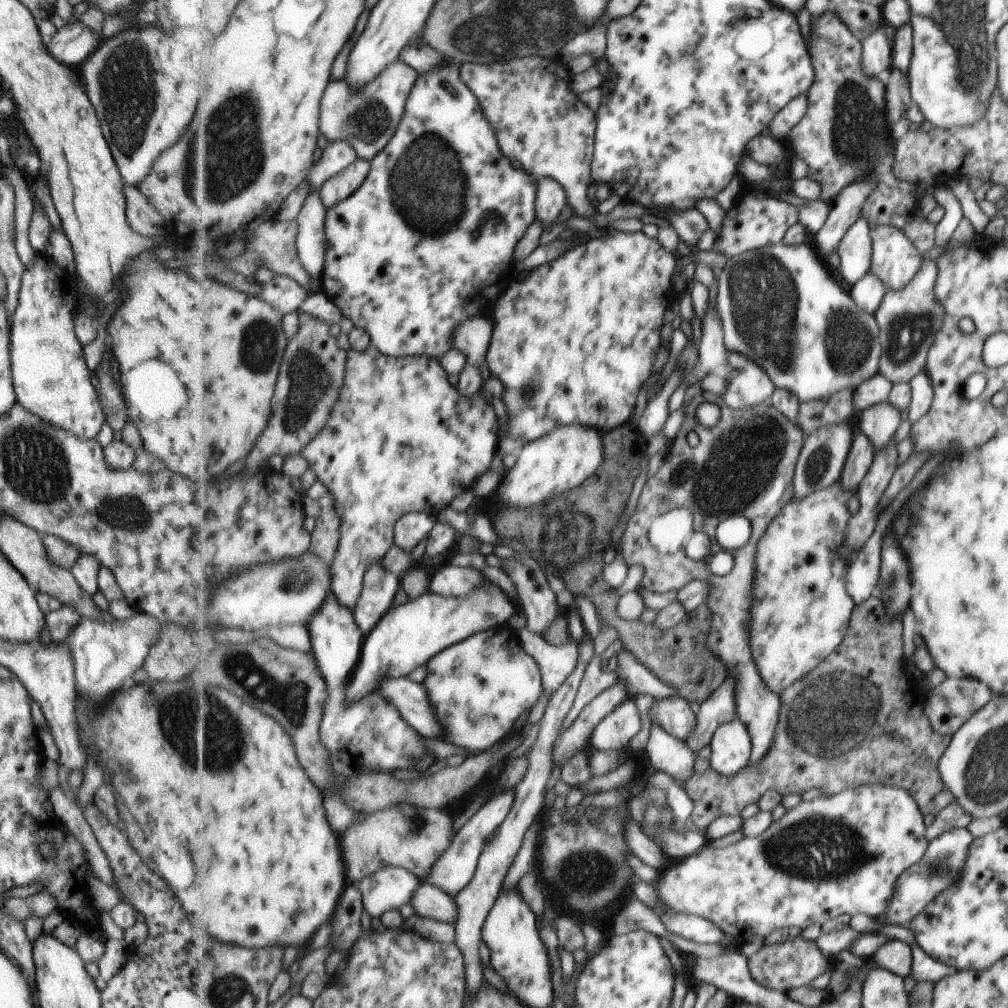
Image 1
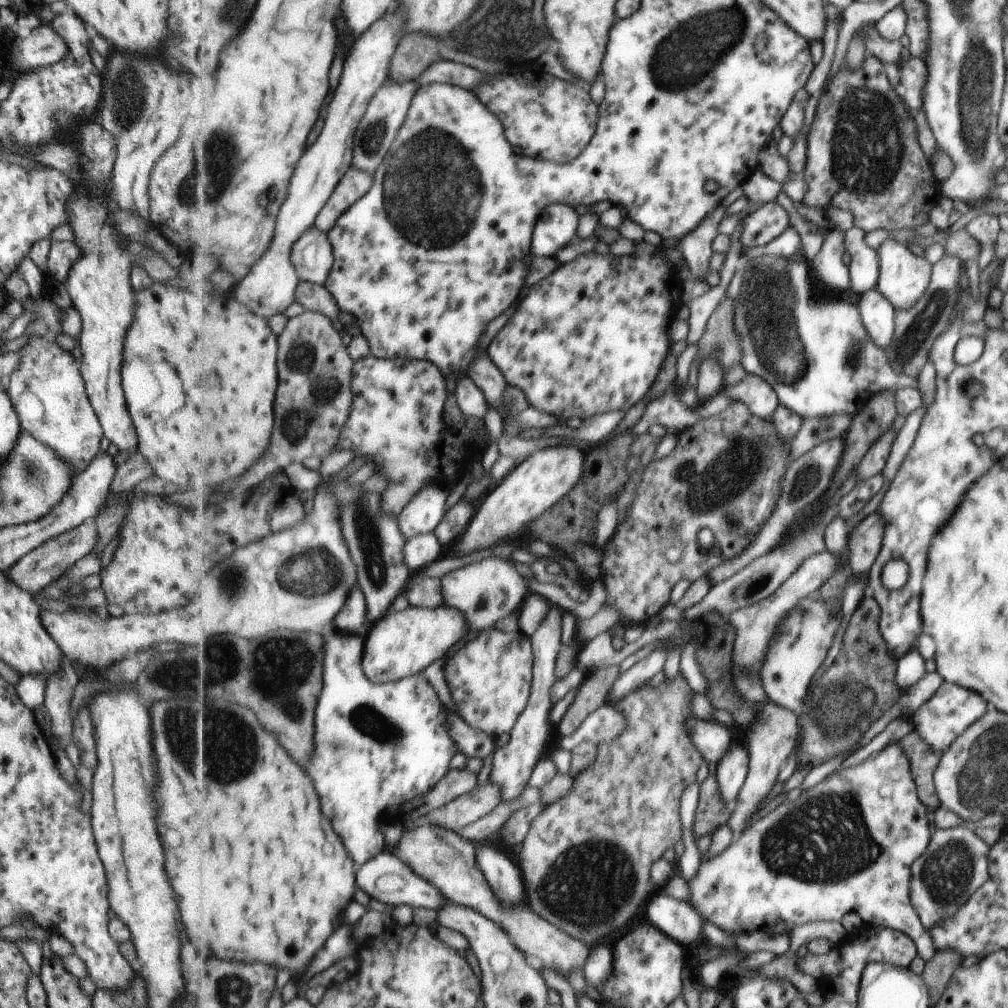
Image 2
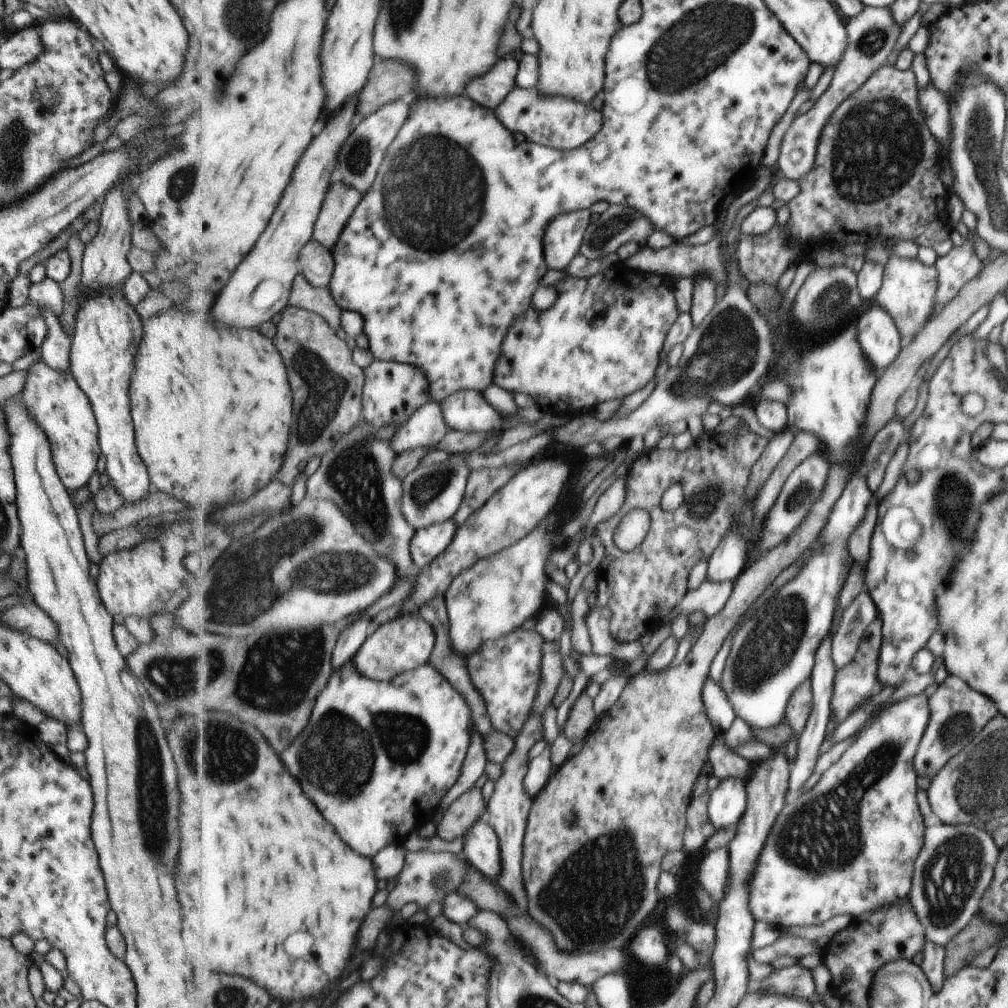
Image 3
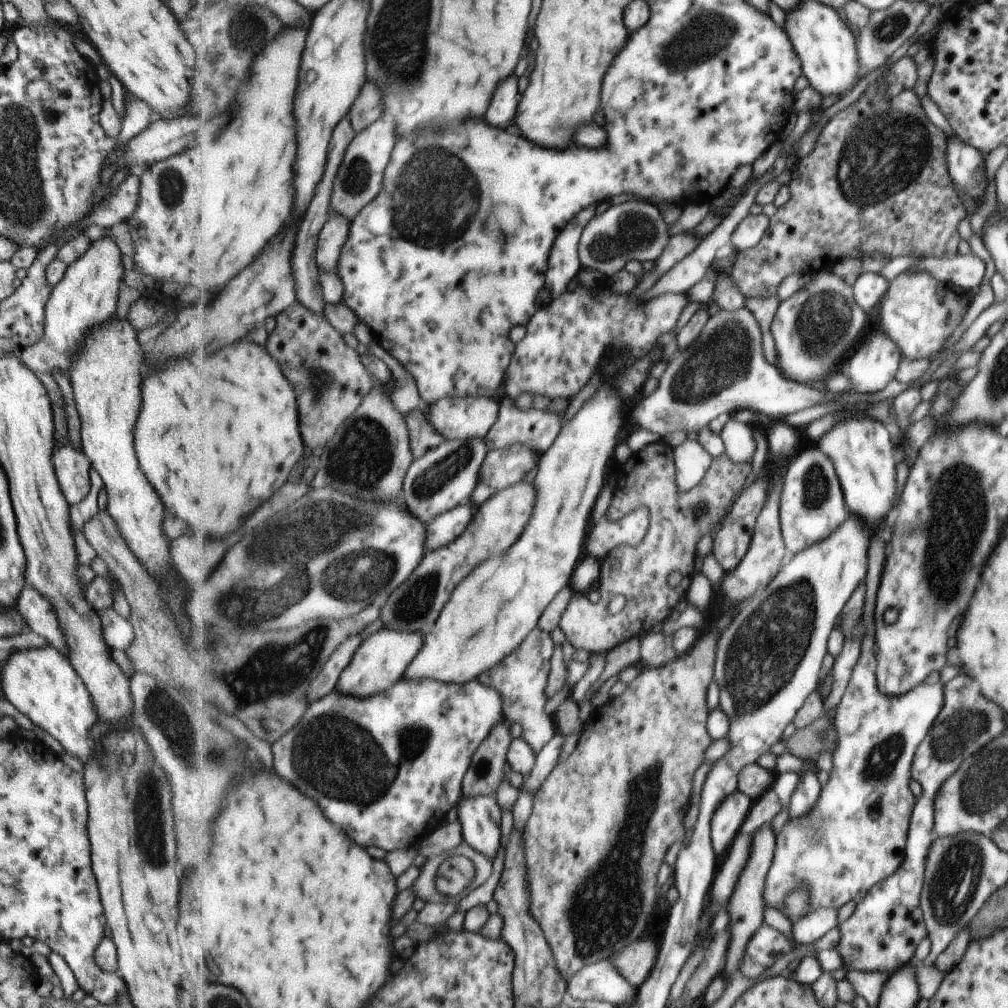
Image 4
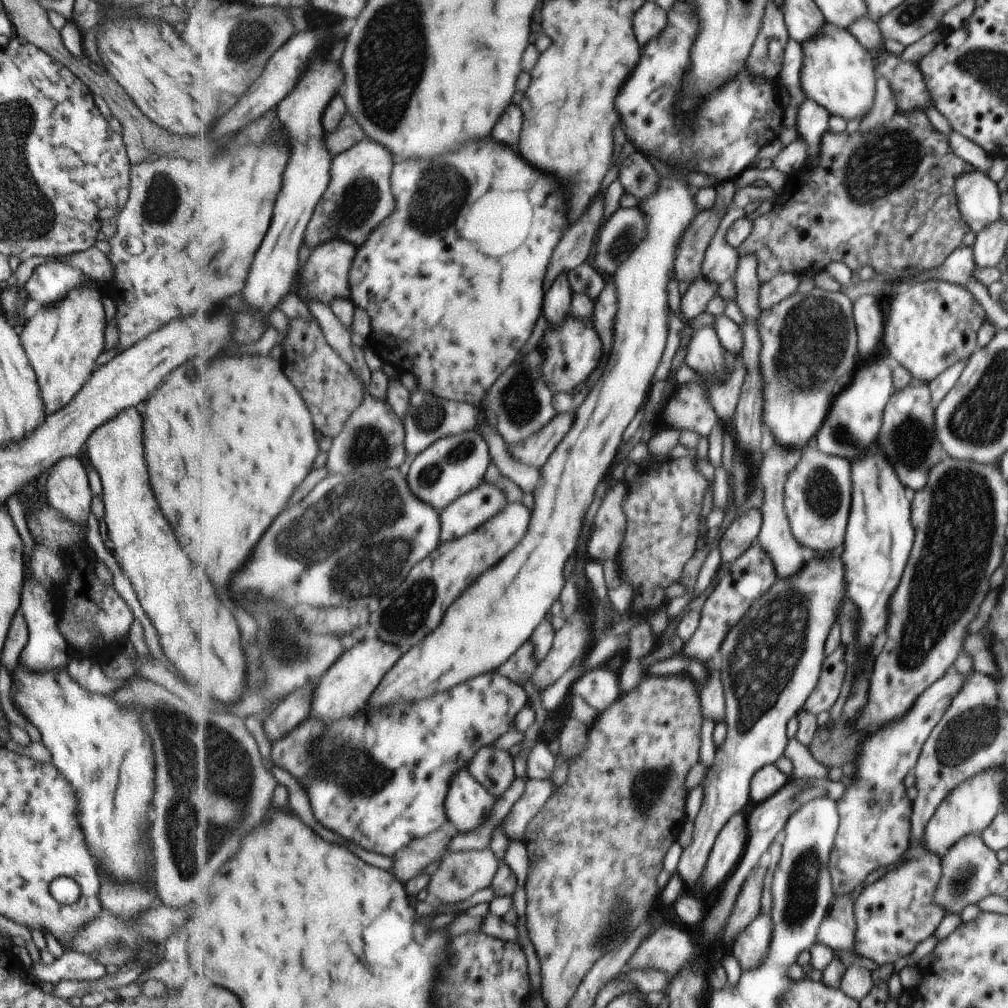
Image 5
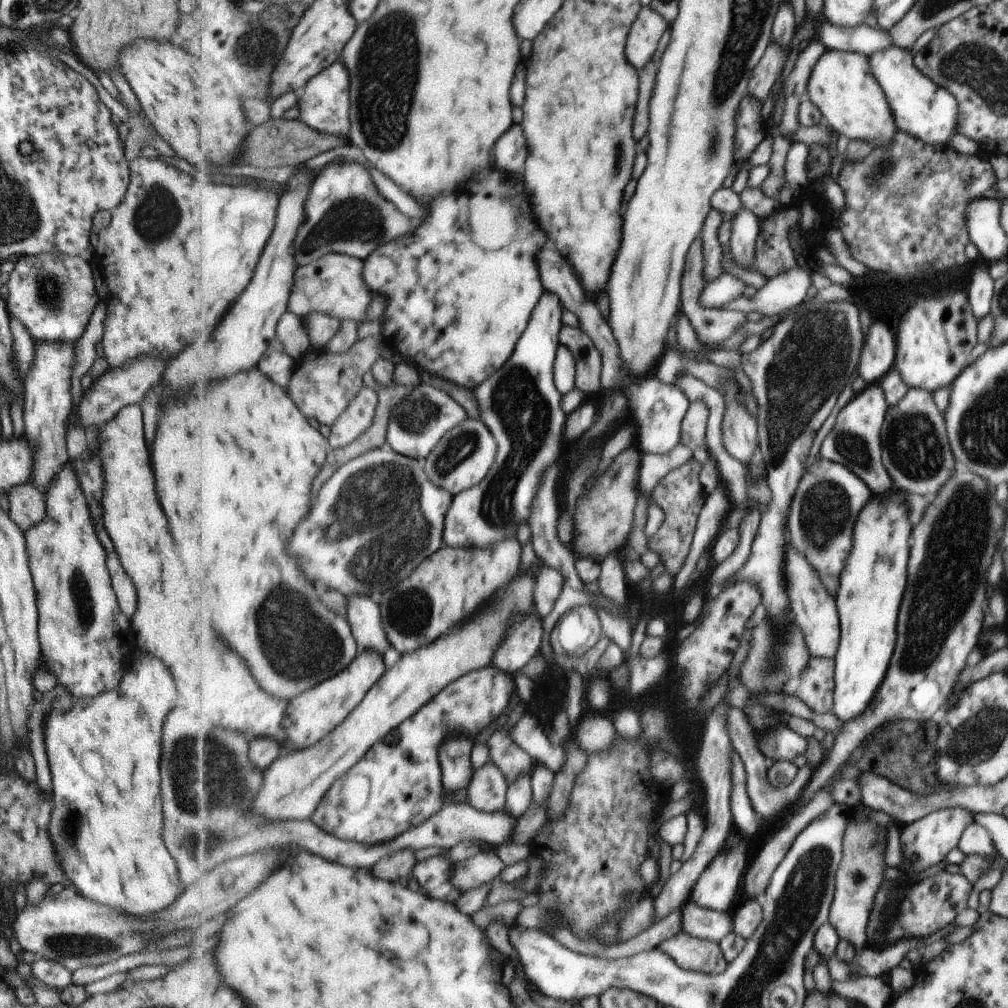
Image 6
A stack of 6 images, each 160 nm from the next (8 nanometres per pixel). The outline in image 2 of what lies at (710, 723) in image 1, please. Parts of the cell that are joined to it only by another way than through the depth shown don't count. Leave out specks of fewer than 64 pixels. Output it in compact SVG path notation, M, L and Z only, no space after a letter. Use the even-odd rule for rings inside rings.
M829 550L810 556L795 571L795 574L771 596L760 603L749 605L743 610L737 610L730 618L736 628L736 643L733 653L732 675L736 692L745 703L766 703L769 701L766 695L760 670L763 661L760 661L768 653L776 627L782 622L800 600L817 595L820 588L840 568L840 560Z

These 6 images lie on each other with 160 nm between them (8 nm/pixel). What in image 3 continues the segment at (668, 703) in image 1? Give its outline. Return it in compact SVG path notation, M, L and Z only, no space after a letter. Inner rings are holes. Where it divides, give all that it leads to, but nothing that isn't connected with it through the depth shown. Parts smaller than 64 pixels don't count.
M717 734L715 743L708 752L708 760L714 768L714 774L722 781L725 777L743 777L749 780L754 764L743 759L724 742L723 734Z

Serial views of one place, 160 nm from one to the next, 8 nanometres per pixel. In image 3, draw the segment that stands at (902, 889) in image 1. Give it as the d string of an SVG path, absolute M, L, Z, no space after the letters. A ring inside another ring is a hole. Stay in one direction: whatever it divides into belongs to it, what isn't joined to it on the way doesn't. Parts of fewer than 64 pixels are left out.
M933 824L925 827L923 846L913 863L908 903L915 916L923 926L925 940L944 946L952 936L955 936L976 914L979 899L992 879L992 870L999 854L998 846L983 829L966 824Z

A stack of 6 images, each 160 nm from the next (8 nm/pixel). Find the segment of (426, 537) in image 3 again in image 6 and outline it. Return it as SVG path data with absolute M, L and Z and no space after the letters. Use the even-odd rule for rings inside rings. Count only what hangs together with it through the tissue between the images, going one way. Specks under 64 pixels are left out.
M545 292L533 320L521 336L516 352L500 371L479 384L475 391L481 422L496 437L500 453L489 475L473 488L455 495L445 520L444 542L451 546L479 546L517 536L517 526L529 520L541 476L563 452L563 428L567 414L561 412L561 394L553 382L553 364L563 328L563 306L557 294Z

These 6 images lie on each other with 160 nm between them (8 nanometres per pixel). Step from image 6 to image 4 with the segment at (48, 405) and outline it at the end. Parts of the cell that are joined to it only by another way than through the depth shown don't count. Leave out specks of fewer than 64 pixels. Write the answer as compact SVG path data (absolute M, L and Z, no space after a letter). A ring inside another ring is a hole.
M105 229L105 232L103 233L104 235L101 238L91 241L88 244L87 250L77 260L75 260L75 262L68 264L65 274L63 274L63 276L50 288L50 295L44 306L44 331L42 332L41 338L38 341L34 341L32 345L27 345L18 355L18 359L21 361L21 364L24 364L30 371L37 372L38 370L39 372L47 372L50 374L51 370L59 368L59 370L66 372L68 376L68 370L70 369L72 358L80 349L84 336L88 335L88 332L91 331L93 327L100 327L103 323L106 323L107 319L113 317L113 313L115 312L115 301L117 300L117 292L119 292L120 284L123 283L122 280L125 270L123 267L121 267L120 258L122 252L115 244L115 241L109 235L107 235L107 229Z

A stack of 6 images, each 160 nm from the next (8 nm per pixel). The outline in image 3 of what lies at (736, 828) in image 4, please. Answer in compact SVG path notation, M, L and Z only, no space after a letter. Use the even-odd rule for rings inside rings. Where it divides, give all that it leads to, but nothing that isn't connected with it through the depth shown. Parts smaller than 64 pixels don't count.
M725 777L712 792L709 816L717 830L737 826L748 805L748 780L743 777Z

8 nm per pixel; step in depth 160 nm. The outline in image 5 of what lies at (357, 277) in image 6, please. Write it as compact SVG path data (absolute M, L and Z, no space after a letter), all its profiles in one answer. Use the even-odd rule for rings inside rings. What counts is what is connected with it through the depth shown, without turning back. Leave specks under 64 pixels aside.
M334 238L328 243L320 244L306 262L304 272L302 273L302 282L300 283L302 286L301 293L297 295L301 298L308 296L328 306L330 306L337 297L347 297L349 299L352 294L350 280L352 262L357 254L357 246L351 241Z

